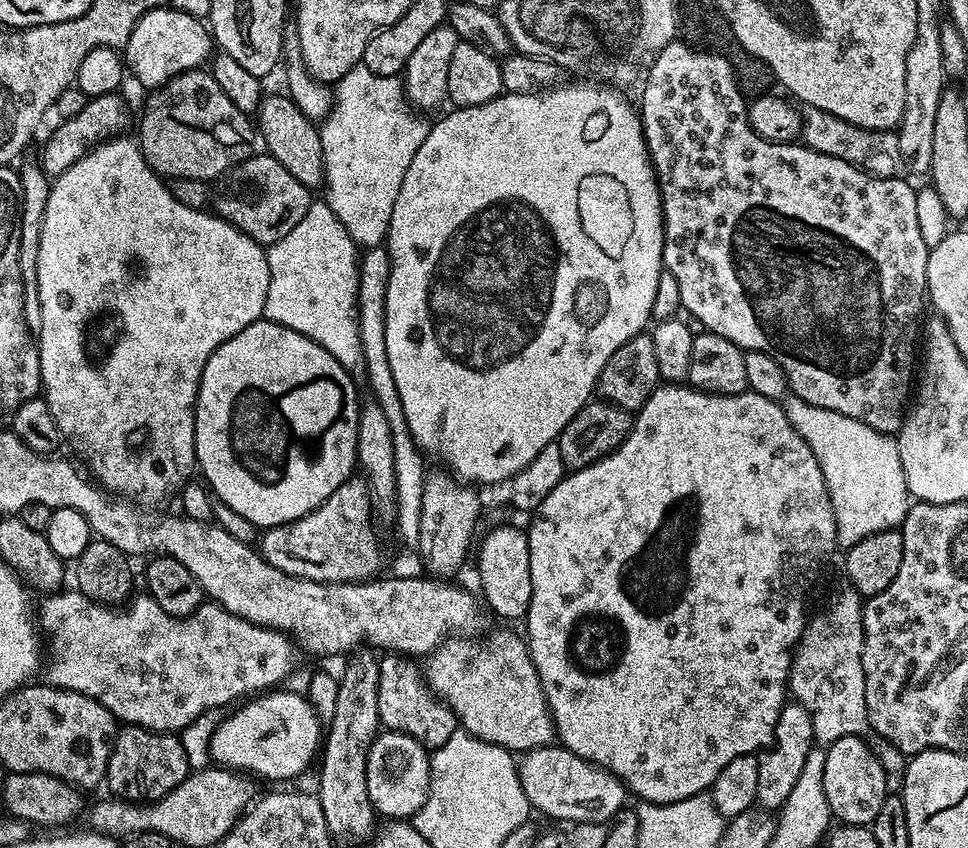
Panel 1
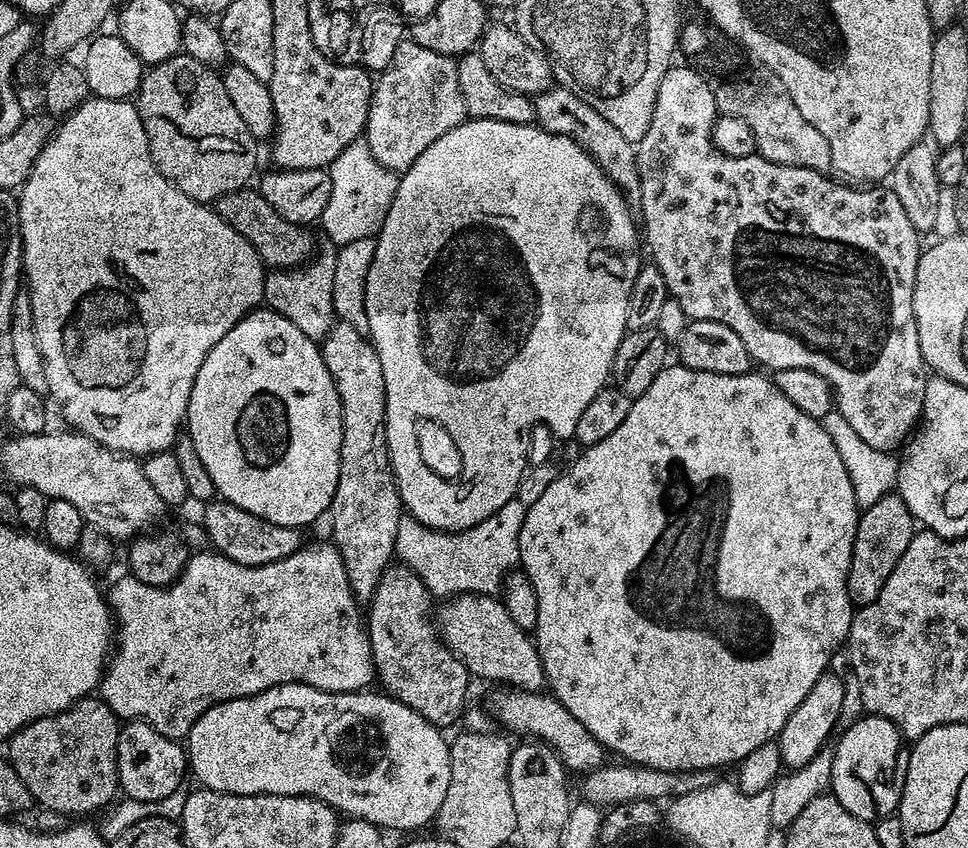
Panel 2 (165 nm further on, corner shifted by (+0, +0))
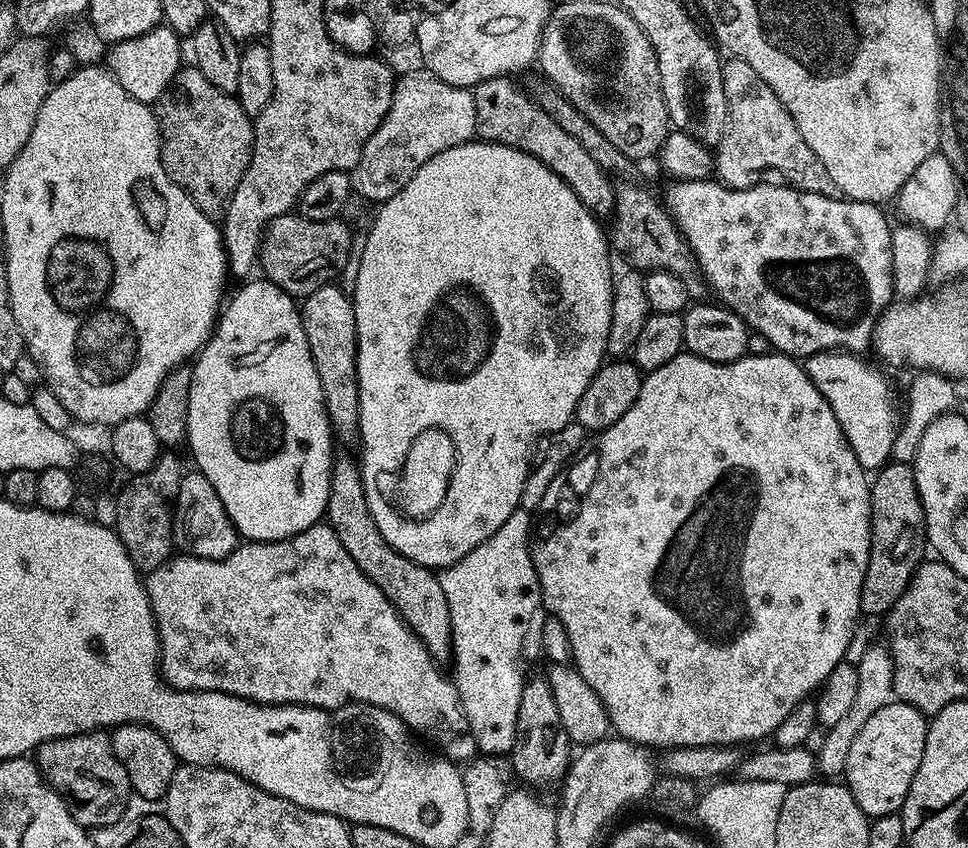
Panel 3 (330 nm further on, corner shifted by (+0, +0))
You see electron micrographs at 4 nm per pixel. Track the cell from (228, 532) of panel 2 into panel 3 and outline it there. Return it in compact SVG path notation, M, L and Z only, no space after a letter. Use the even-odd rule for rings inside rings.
M199 470L185 471L174 498L174 519L172 522L174 544L185 556L197 556L203 560L224 560L238 547L238 533L230 522L218 498L218 490Z

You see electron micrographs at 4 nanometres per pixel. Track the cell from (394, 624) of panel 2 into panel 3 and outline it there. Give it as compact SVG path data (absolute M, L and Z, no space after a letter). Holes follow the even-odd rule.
M337 455L332 462L330 478L330 498L326 513L327 523L331 524L334 534L338 534L338 542L346 546L346 554L358 562L362 574L390 598L398 614L408 624L413 636L418 637L426 646L426 650L437 662L444 662L452 654L452 627L450 626L450 606L446 606L446 594L442 594L440 577L431 568L418 566L418 562L410 562L374 526L374 518L366 506L364 483L360 477L360 465L355 459Z

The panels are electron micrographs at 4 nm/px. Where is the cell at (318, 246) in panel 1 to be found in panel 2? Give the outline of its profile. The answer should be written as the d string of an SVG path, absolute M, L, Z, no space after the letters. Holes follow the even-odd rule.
M331 247L317 251L303 266L287 270L272 270L264 278L264 304L282 318L290 318L306 338L321 341L334 323L334 262L336 253Z

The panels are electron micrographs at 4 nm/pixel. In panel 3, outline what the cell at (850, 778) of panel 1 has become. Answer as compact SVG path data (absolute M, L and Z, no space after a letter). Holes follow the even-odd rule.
M893 702L882 706L882 710L878 710L878 714L872 715L866 722L866 726L858 730L853 744L850 745L850 754L846 758L842 776L854 794L854 802L858 802L858 806L868 817L899 813L900 807L904 805L906 790L910 790L910 782L918 770L918 762L922 762L922 750L926 750L928 722L929 717L914 706Z

